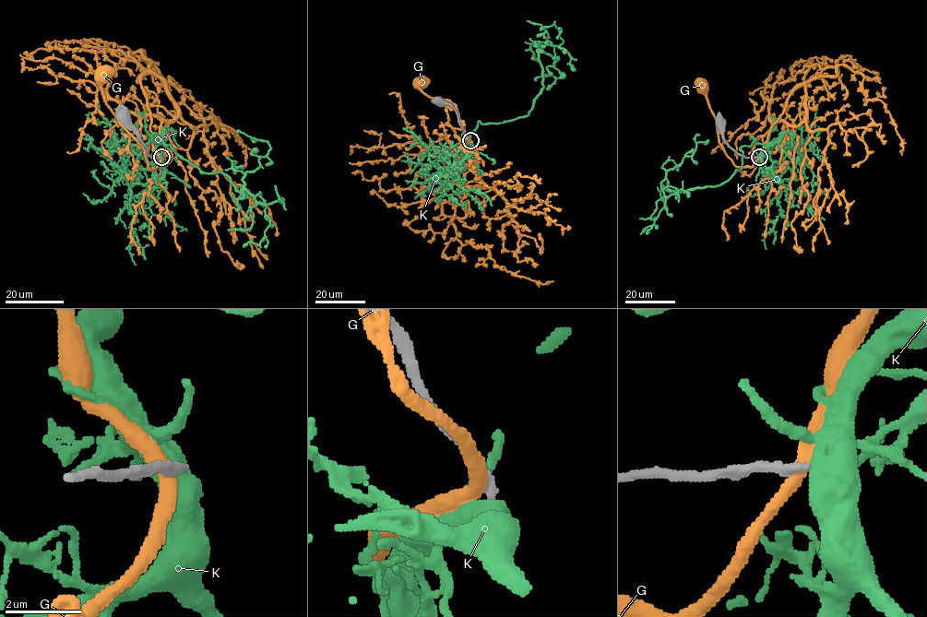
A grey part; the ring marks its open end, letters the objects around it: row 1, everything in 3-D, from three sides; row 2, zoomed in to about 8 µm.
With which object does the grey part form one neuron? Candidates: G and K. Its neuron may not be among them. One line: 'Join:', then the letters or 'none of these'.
Join: none of these

